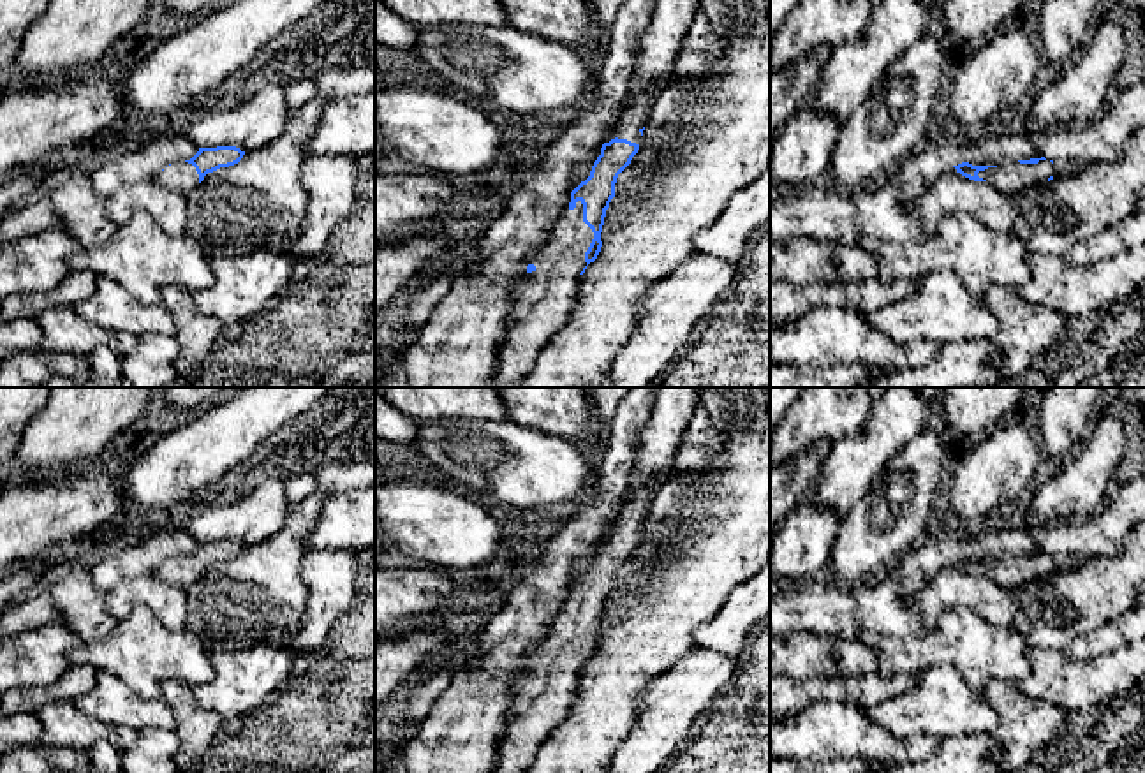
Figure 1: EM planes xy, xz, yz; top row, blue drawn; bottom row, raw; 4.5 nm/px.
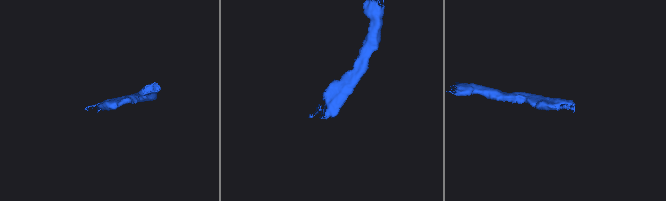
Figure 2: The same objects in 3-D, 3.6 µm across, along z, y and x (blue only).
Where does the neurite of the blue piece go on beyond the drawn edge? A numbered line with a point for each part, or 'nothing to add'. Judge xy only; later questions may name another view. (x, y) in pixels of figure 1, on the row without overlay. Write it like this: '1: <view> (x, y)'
1: xy (182, 571)

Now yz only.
1: yz (1012, 571)

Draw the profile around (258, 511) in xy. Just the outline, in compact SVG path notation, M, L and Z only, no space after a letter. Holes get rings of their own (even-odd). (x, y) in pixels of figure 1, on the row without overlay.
M271 470L229 498L194 507L183 521L199 542L236 541L255 546L280 530L289 509L284 474Z

